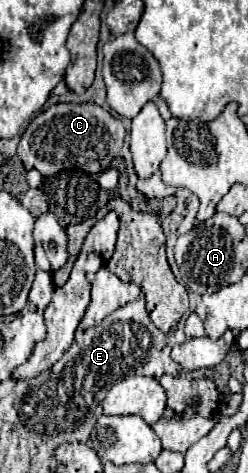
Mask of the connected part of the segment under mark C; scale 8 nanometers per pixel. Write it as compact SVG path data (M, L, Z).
M58 103L36 115L30 125L26 127L18 149L16 149L16 159L22 161L24 169L30 171L32 167L46 177L56 175L62 169L70 167L74 169L78 165L78 157L82 153L82 167L80 169L86 173L100 173L106 171L112 159L118 155L122 143L124 143L124 125L120 119L112 117L108 111L104 111L98 105L66 105Z

